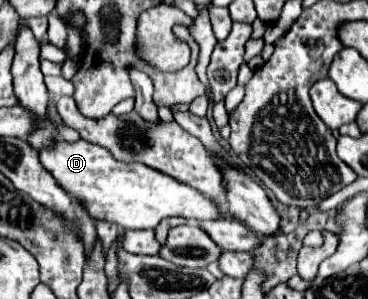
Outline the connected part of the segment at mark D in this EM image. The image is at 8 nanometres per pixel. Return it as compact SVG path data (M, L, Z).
M84 139L76 143L58 143L52 151L42 153L42 165L52 177L84 207L92 219L106 219L124 229L156 229L166 217L184 217L196 221L224 219L218 207L194 187L178 183L144 163L122 163L104 147L92 145Z

